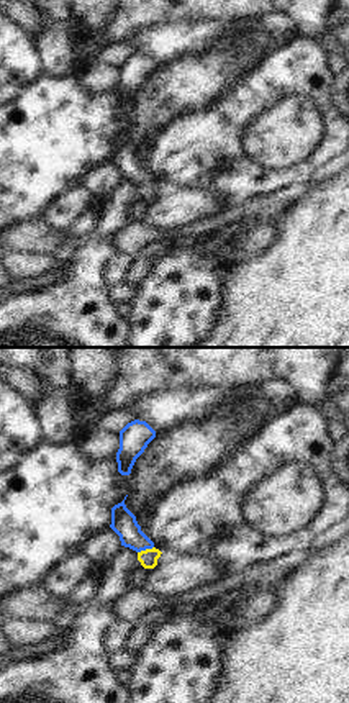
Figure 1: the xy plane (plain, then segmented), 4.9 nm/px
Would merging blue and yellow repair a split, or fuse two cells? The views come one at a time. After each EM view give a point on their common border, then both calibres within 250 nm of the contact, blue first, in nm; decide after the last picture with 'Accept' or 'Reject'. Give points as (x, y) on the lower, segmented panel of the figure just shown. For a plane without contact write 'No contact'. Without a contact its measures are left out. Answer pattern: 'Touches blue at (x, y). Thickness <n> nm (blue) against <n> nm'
Touches blue at (145, 549). Thickness 120 nm (blue) against 90 nm.

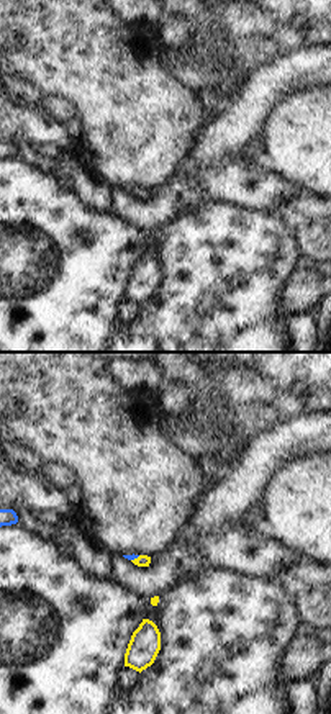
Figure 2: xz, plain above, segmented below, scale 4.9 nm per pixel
Touches blue at (135, 557). Thickness 30 nm (blue) against 60 nm.

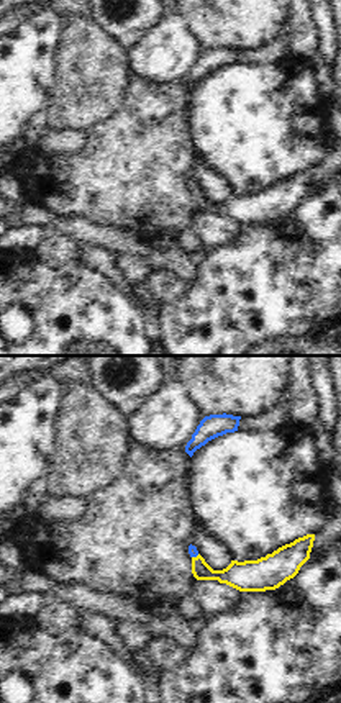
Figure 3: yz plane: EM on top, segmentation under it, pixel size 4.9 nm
Touches blue at (195, 556). Thickness 50 nm (blue) against 140 nm.

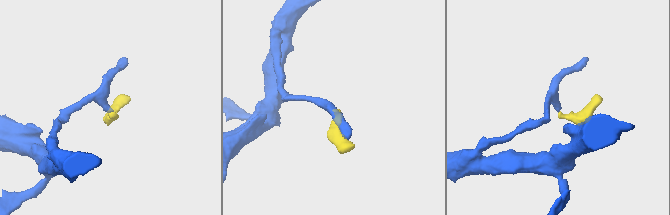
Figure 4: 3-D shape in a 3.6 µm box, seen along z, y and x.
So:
Accept.

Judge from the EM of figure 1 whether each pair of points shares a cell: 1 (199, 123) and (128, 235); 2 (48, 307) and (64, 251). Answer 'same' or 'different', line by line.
1: different
2: different

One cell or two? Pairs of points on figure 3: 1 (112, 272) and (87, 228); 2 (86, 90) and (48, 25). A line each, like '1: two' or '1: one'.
1: two
2: two

